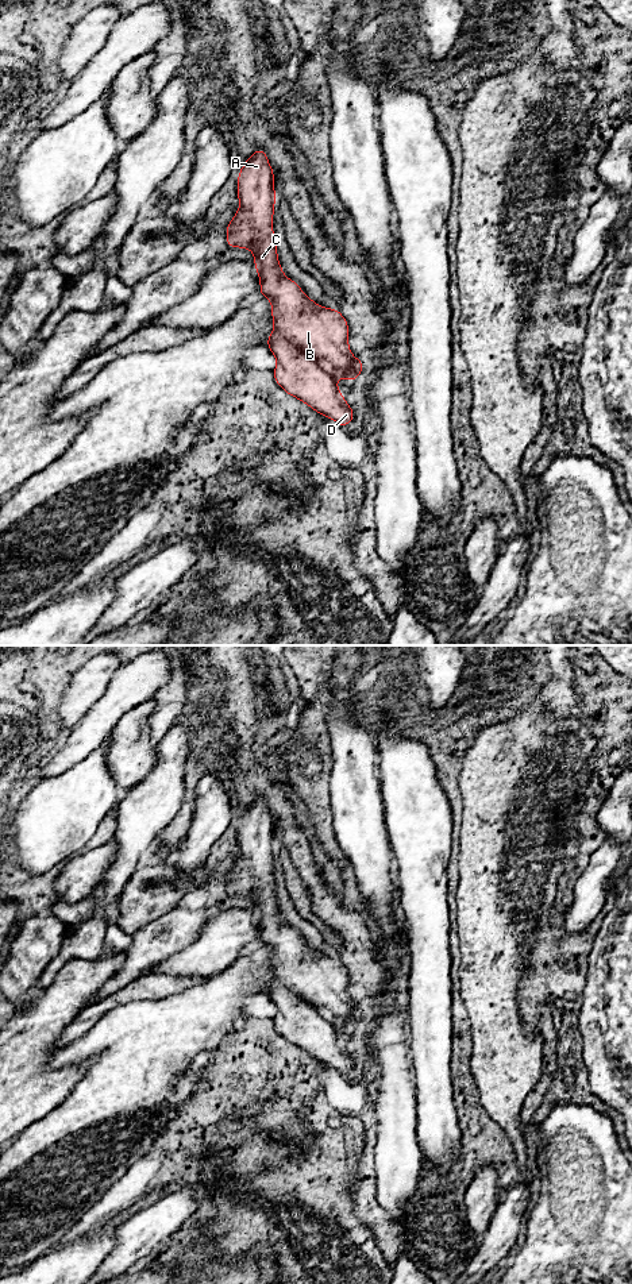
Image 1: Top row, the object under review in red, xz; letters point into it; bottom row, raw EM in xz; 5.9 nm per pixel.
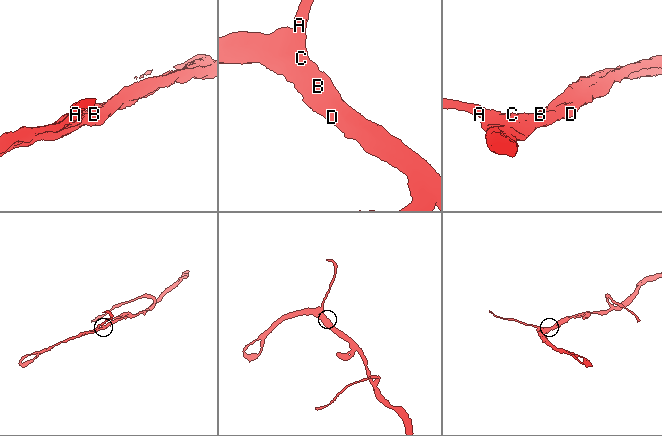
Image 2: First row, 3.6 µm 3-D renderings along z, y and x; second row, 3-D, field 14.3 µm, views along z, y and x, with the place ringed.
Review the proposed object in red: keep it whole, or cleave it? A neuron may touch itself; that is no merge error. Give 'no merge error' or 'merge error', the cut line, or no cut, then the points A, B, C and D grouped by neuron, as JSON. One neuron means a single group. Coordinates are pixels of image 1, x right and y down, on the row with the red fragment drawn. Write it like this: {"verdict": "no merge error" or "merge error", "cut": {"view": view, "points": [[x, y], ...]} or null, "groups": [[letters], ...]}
{"verdict": "no merge error", "cut": null, "groups": [["A", "B", "C", "D"]]}

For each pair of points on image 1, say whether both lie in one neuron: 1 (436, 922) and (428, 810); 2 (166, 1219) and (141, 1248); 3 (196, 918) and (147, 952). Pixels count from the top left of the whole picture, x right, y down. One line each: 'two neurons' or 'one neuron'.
1: one neuron
2: one neuron
3: one neuron

